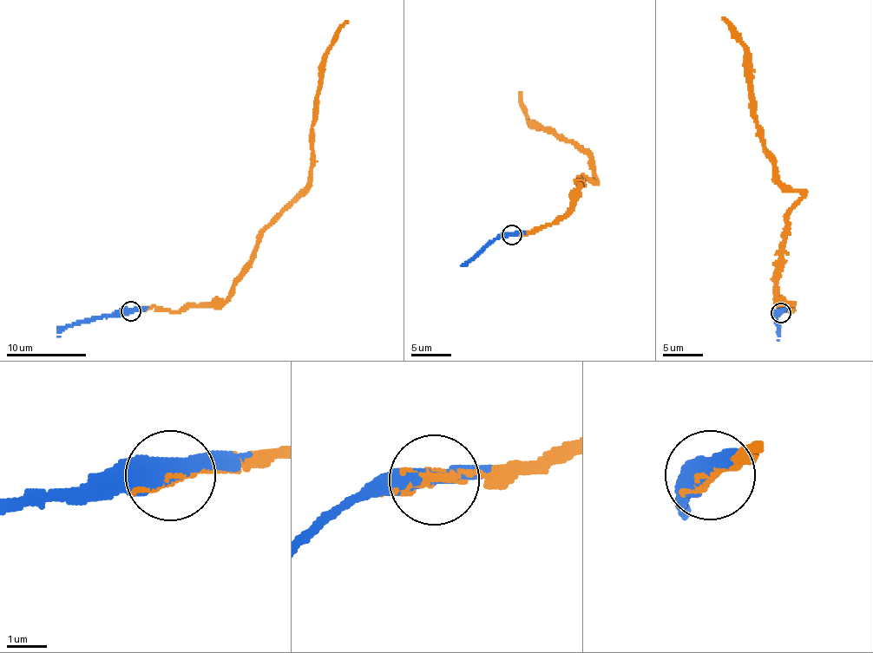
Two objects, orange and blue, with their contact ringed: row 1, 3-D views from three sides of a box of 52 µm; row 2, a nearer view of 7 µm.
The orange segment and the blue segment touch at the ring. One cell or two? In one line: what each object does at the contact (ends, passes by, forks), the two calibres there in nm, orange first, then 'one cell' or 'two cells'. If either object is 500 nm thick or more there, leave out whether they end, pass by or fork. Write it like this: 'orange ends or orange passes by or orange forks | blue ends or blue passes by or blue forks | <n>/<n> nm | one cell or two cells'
orange passes by | blue passes by | 120/480 nm | one cell

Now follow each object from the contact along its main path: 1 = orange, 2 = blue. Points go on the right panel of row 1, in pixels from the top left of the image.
1: (781, 312), (794, 310), (777, 295), (778, 277), (802, 196), (779, 179), (764, 147), (750, 54), (723, 17)
2: (781, 312), (774, 312), (772, 318), (777, 323), (777, 340)

